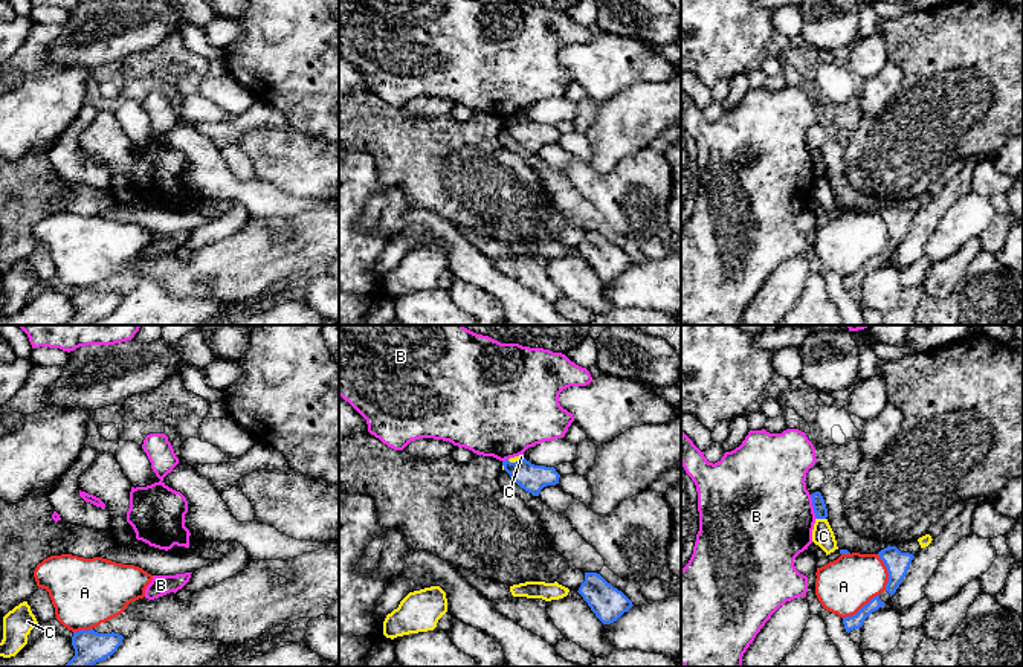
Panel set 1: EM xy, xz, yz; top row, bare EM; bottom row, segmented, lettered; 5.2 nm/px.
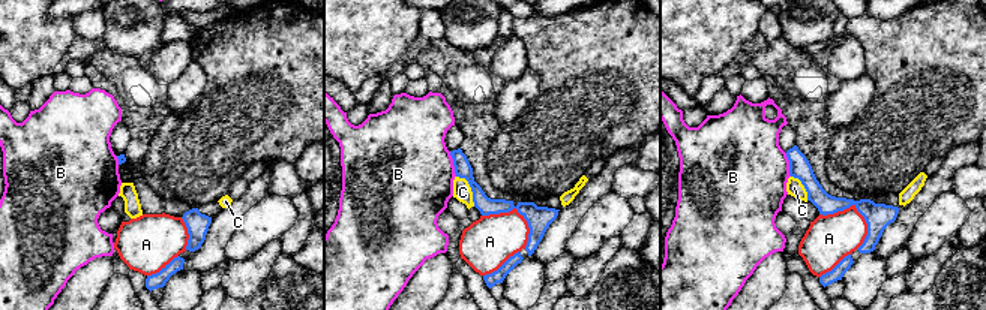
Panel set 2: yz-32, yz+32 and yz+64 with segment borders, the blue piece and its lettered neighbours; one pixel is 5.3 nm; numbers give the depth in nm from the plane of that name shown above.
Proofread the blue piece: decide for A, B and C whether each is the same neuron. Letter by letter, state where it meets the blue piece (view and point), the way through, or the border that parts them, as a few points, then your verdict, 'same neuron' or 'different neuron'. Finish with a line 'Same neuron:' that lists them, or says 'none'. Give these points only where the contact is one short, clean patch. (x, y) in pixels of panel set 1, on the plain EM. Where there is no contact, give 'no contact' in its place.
A: contact yz (887, 229); different neuron
B: contact yz (813, 164); border yz (810, 153), (813, 170), (817, 176); different neuron
C: contact yz (822, 176); different neuron
Same neuron: none

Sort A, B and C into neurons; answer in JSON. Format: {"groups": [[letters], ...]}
{"groups": [["A"], ["B"], ["C"]]}

